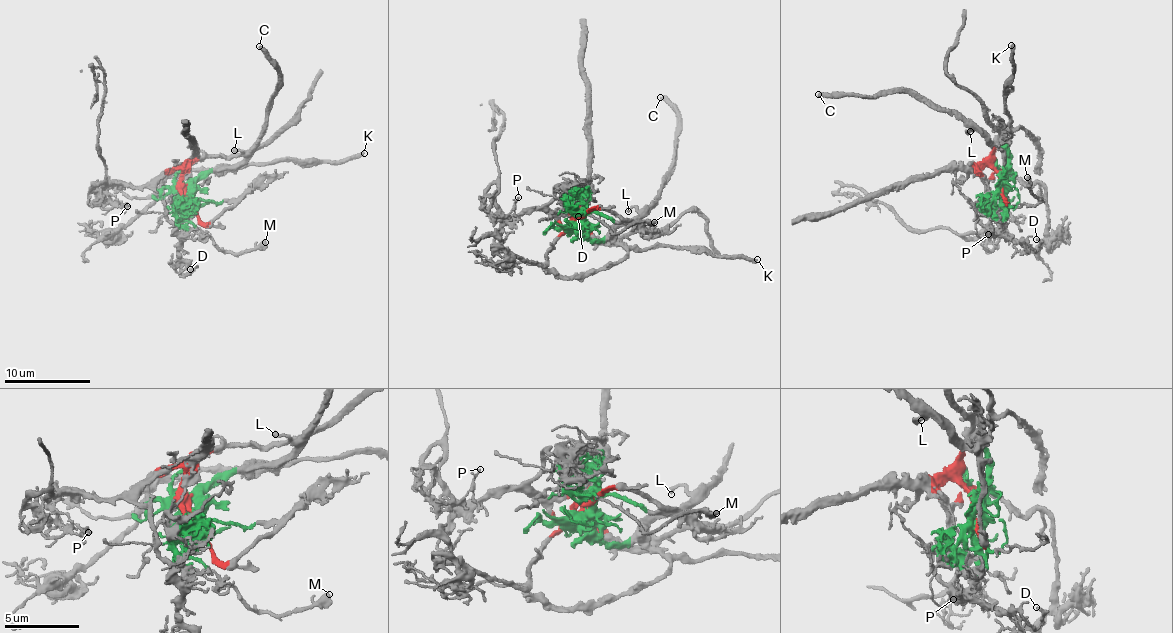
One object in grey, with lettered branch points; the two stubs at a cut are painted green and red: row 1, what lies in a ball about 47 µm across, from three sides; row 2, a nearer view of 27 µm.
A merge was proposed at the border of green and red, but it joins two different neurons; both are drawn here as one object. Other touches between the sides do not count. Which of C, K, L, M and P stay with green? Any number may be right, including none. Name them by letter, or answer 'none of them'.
C, K, L, M

